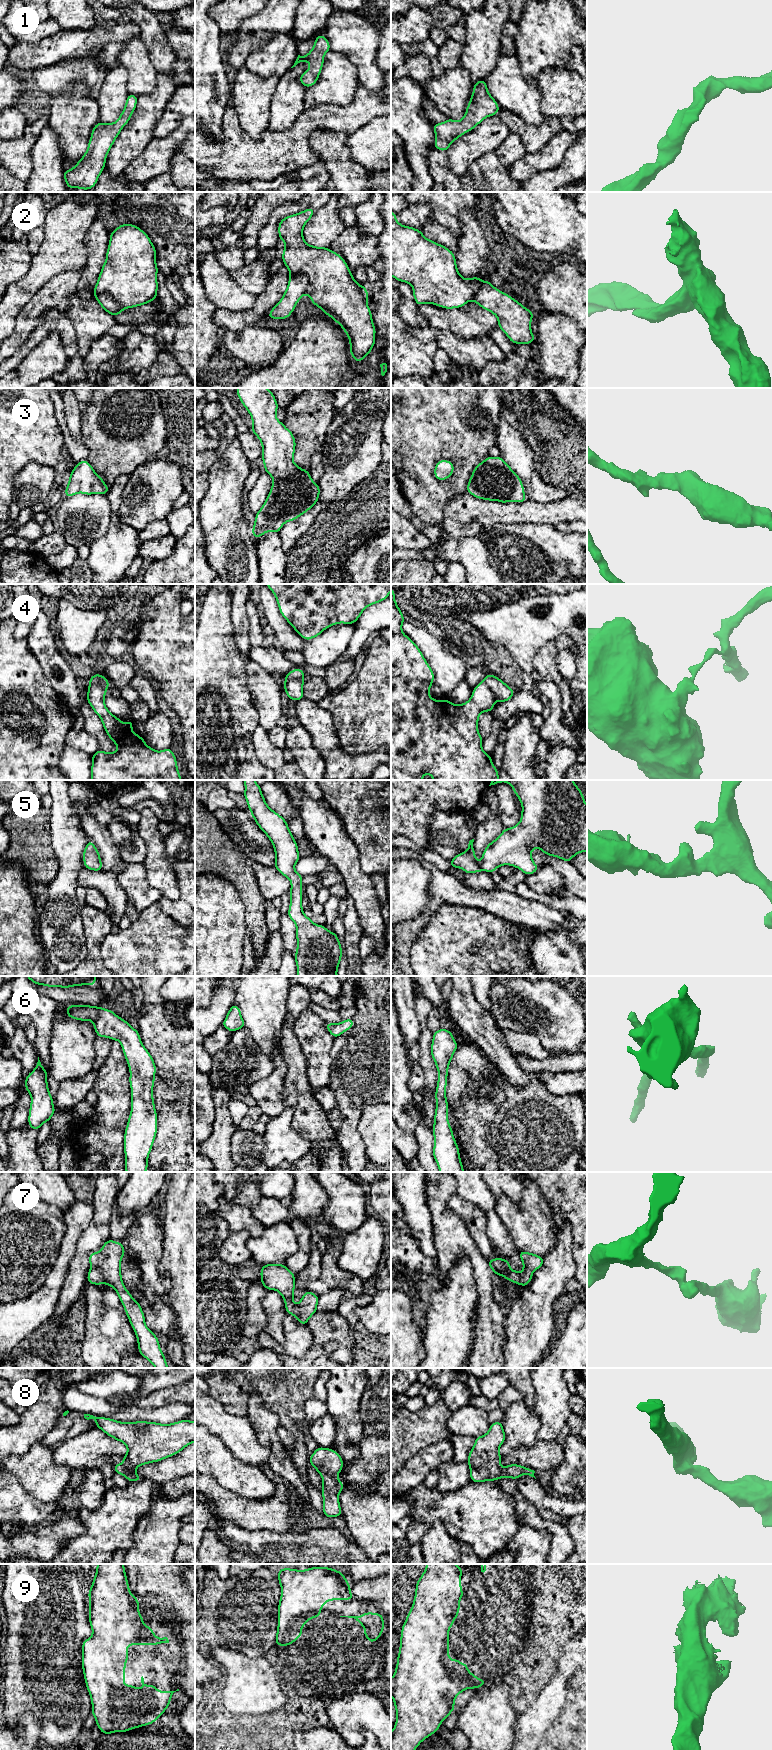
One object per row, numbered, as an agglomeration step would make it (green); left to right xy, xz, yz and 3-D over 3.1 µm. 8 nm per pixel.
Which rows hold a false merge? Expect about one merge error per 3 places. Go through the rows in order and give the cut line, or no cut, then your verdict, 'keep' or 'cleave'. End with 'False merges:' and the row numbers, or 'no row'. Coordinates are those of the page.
1: no cut; keep
2: cut in xy along (94, 292), (107, 293), (124, 308); cleave
3: no cut; keep
4: cut in xy along (90, 683), (108, 685); cleave
5: no cut; keep
6: no cut; keep
7: no cut; keep
8: no cut; keep
9: no cut; keep
False merges: 2, 4

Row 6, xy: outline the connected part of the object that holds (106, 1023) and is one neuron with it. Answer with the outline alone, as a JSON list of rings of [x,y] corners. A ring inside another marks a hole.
[[[67,1005],[66,1015],[93,1023],[96,1035],[120,1042],[130,1071],[131,1112],[124,1134],[126,1172],[146,1172],[157,1134],[153,1098],[156,1065],[139,1032],[112,1010],[90,1005]]]

